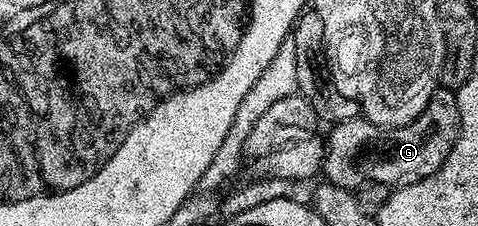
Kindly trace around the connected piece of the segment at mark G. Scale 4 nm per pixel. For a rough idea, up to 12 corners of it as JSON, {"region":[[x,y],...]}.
{"region":[[457,93],[403,126],[361,116],[325,143],[325,181],[351,192],[432,176],[456,144]]}

